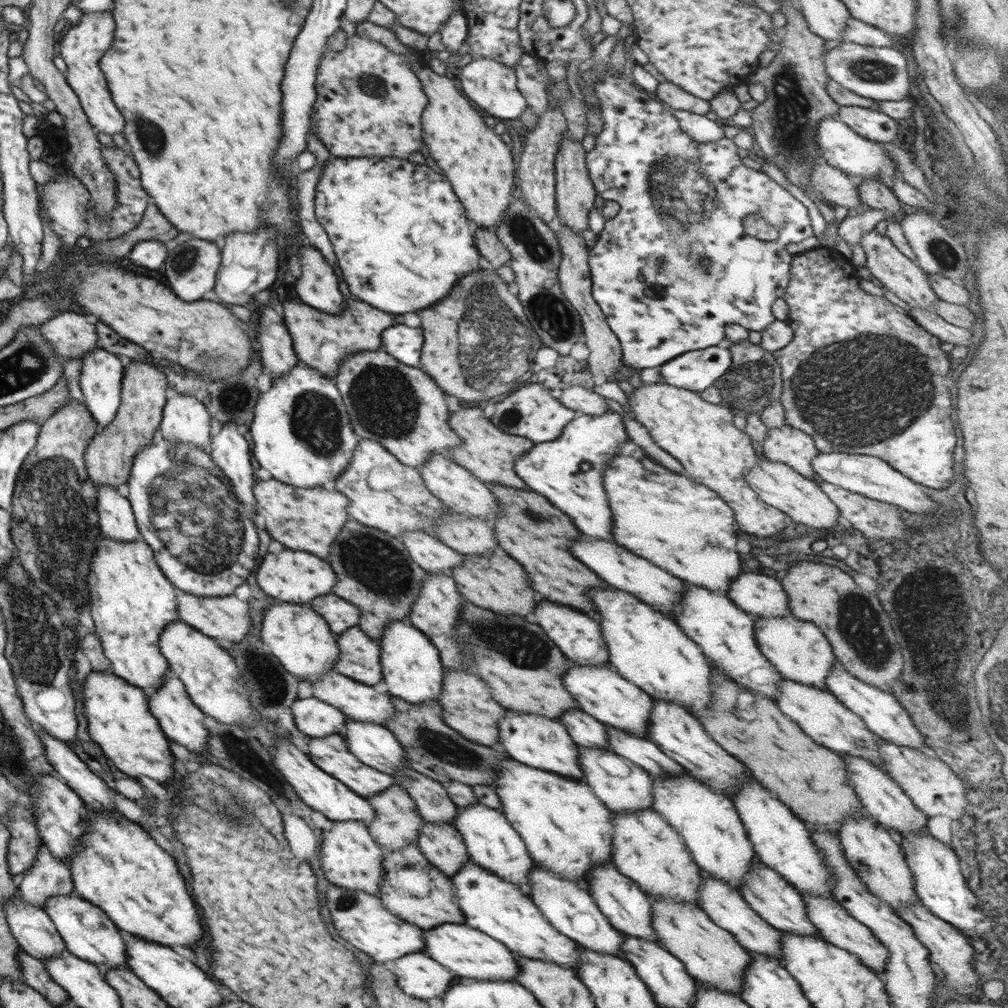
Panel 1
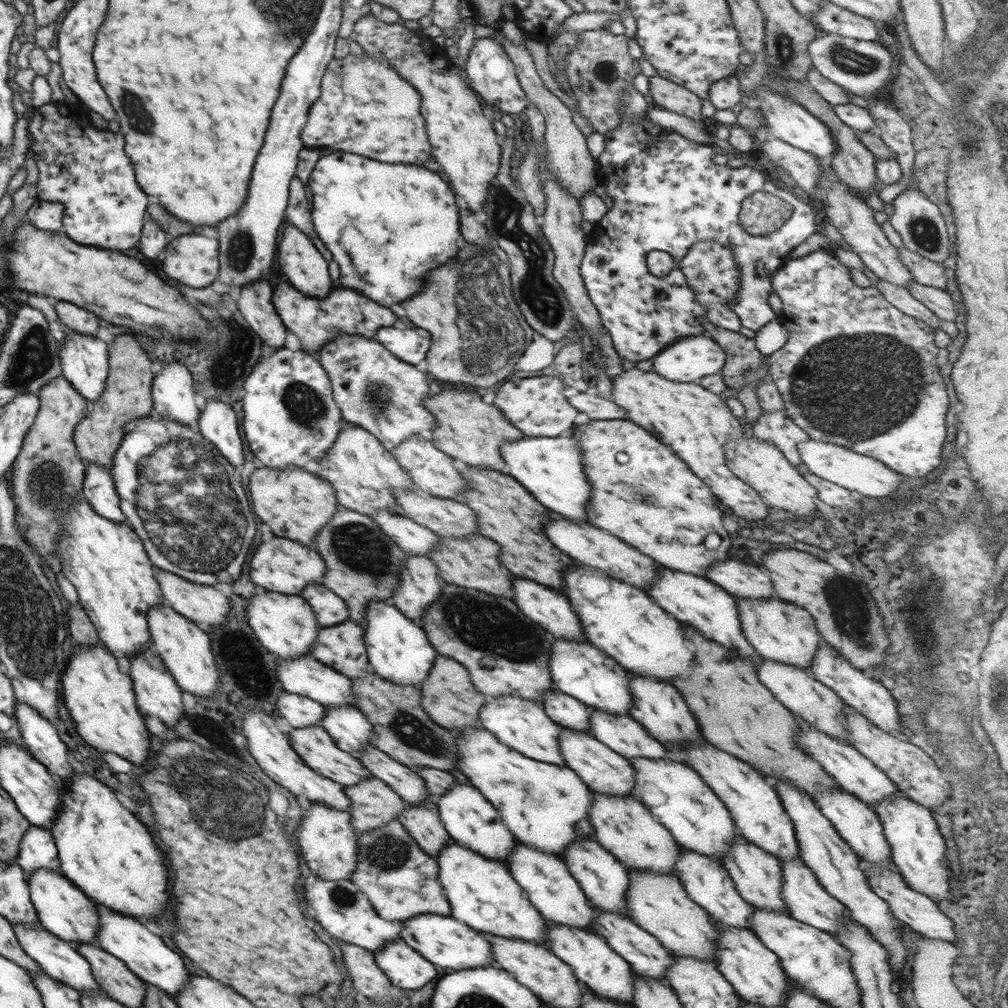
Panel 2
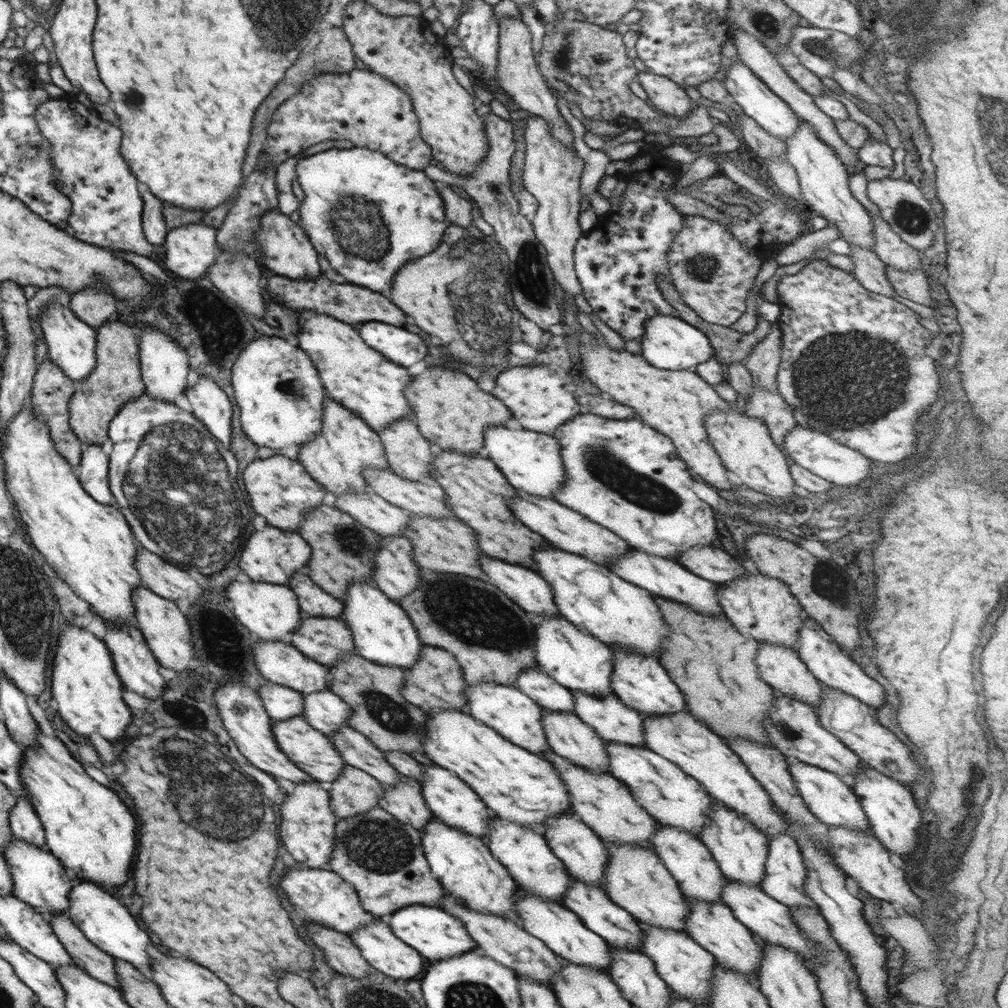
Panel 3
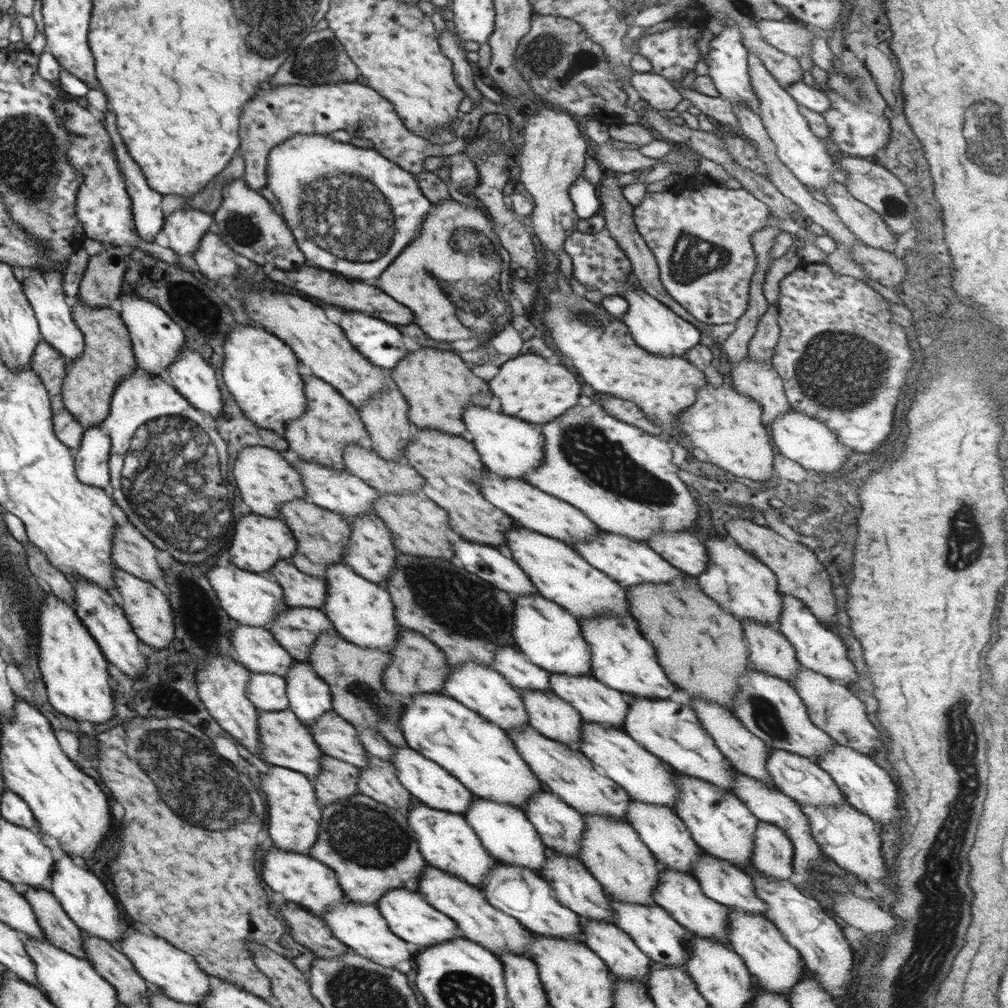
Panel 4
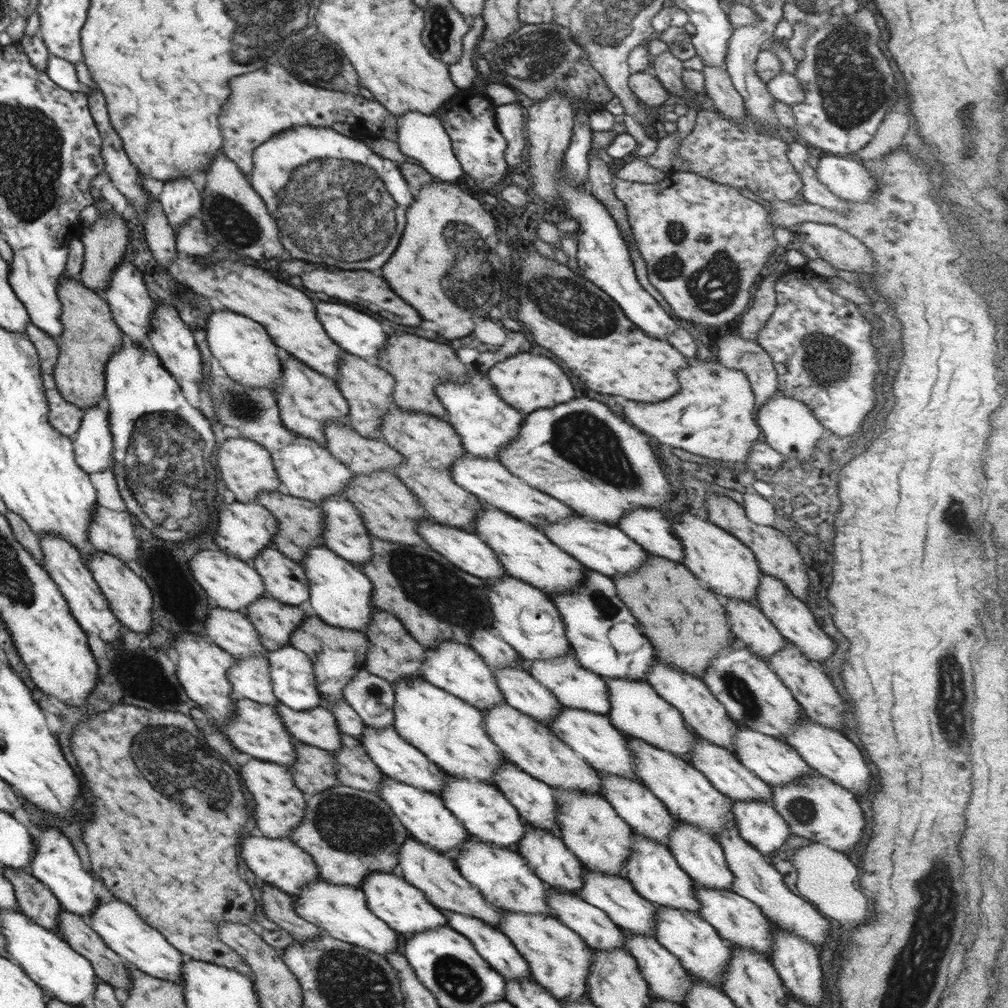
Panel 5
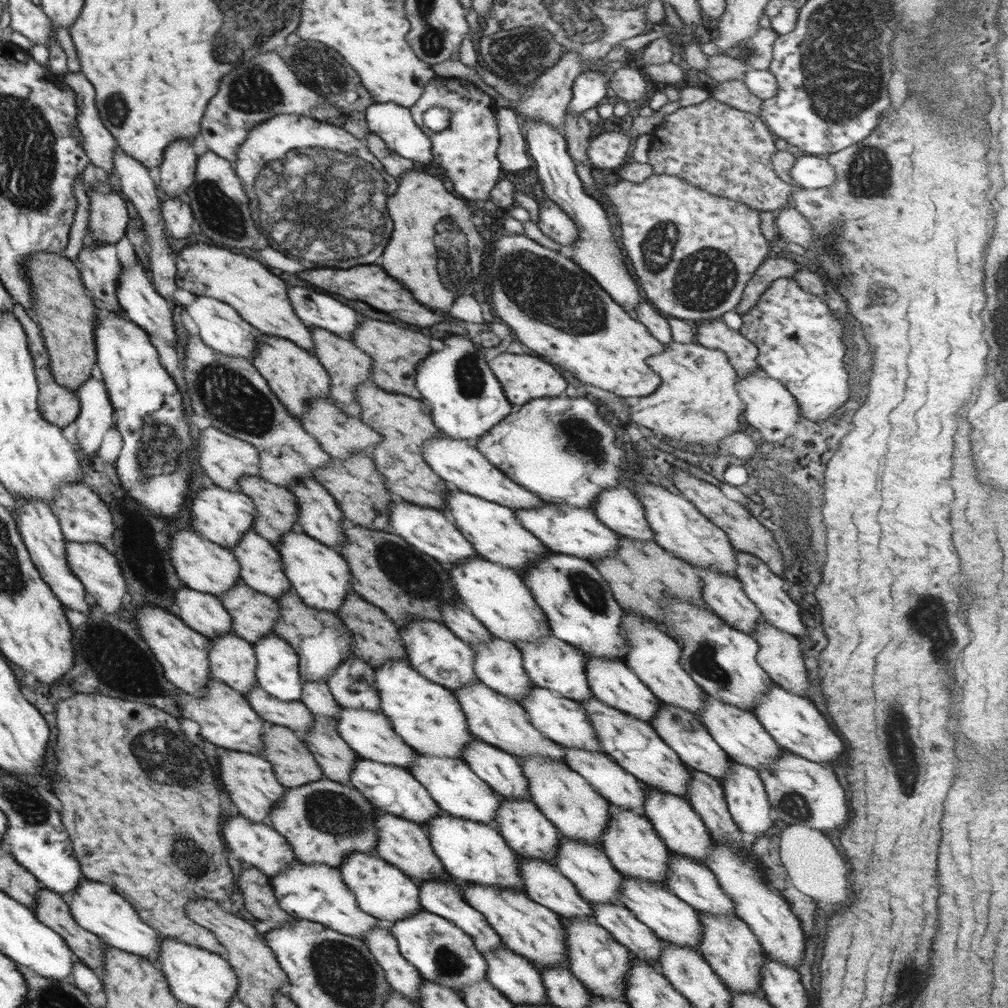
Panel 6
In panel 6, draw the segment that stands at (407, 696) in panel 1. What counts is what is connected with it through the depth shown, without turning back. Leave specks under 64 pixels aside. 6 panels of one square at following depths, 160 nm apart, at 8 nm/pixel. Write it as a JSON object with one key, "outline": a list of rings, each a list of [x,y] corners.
{"outline":[[[295,530],[284,534],[284,538],[280,540],[280,544],[276,545],[278,554],[281,556],[284,572],[291,582],[292,590],[304,601],[308,606],[322,609],[328,612],[338,612],[344,597],[351,588],[351,572],[346,560],[334,548],[330,548],[321,544],[318,540],[314,540],[301,531]]]}

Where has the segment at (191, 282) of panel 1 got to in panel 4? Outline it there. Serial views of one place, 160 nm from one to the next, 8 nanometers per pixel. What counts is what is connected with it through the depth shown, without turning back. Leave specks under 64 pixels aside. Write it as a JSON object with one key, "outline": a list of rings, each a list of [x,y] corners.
{"outline":[[[182,203],[165,215],[162,234],[168,238],[168,248],[178,256],[190,255],[199,247],[204,233],[213,222],[213,215]]]}

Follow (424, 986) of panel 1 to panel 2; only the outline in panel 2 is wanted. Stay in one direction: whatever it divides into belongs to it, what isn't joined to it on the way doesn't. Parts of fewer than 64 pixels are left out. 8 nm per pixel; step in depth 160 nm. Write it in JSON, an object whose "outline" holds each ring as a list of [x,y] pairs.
{"outline":[[[401,939],[374,953],[376,964],[394,986],[416,990],[440,978],[436,965],[422,957]]]}

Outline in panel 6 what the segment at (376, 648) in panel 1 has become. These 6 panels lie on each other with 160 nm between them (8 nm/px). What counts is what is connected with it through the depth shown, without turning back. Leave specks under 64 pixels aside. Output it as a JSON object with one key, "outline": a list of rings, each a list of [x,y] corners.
{"outline":[[[236,583],[235,587],[218,596],[218,599],[231,616],[231,632],[234,632],[240,638],[254,644],[263,636],[274,633],[273,626],[280,616],[279,604],[274,597],[262,594],[245,583]]]}

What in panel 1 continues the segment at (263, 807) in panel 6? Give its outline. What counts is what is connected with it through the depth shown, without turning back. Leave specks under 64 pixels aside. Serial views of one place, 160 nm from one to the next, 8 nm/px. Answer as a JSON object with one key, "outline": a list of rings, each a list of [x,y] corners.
{"outline":[[[332,821],[330,830],[321,830],[320,866],[326,879],[333,885],[366,892],[378,897],[384,884],[383,854],[385,848],[378,844],[362,821]]]}

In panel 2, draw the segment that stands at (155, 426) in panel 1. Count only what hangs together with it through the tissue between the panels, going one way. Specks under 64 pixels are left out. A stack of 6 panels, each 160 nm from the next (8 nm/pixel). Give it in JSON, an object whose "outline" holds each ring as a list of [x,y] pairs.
{"outline":[[[130,333],[114,337],[108,356],[109,371],[103,395],[94,404],[89,404],[88,414],[76,426],[74,442],[86,467],[100,466],[110,471],[114,464],[113,456],[124,440],[126,424],[134,419],[146,418],[154,412],[152,381],[155,373],[148,355]]]}

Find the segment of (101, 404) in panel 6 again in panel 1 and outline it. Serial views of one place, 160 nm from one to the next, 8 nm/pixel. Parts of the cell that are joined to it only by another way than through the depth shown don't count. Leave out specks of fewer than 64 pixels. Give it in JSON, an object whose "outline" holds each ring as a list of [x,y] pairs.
{"outline":[[[108,485],[97,487],[99,527],[104,538],[116,542],[143,541],[130,501]]]}

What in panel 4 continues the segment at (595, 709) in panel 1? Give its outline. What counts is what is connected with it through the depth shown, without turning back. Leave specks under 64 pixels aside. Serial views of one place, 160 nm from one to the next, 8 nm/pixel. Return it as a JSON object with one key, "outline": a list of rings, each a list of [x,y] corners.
{"outline":[[[539,593],[513,596],[513,631],[516,648],[527,656],[532,664],[550,674],[566,676],[593,676],[591,652],[584,640],[578,618],[559,604]]]}

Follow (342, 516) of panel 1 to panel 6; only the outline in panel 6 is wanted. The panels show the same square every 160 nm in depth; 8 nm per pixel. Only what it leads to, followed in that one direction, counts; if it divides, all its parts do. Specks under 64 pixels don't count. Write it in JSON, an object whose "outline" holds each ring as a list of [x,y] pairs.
{"outline":[[[213,427],[204,428],[196,443],[198,443],[197,456],[200,468],[204,469],[206,475],[214,481],[215,485],[236,492],[239,491],[237,480],[242,476],[244,478],[246,476],[260,478],[260,456],[252,444],[233,438]]]}

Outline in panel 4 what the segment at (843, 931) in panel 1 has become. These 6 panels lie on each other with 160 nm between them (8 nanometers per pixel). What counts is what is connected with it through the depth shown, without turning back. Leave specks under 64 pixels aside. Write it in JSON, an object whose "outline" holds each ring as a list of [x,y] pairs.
{"outline":[[[759,820],[753,841],[751,864],[757,871],[764,873],[765,879],[796,879],[793,872],[793,842],[784,830]]]}

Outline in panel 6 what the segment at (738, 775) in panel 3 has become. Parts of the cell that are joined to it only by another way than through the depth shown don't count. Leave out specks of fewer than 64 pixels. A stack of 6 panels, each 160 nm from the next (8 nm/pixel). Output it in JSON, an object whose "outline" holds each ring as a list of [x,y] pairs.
{"outline":[[[586,657],[585,671],[588,686],[594,697],[609,707],[621,710],[651,725],[651,720],[655,719],[655,714],[659,709],[660,700],[636,676],[636,673],[628,668],[628,665],[618,659],[608,657]]]}

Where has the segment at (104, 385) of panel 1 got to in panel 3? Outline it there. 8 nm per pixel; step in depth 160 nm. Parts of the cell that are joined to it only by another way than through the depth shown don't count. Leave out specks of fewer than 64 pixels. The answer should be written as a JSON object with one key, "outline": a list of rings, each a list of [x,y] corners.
{"outline":[[[58,303],[44,304],[39,316],[39,326],[43,330],[48,356],[54,364],[64,371],[76,384],[83,382],[96,366],[96,335],[97,332],[69,309]]]}

